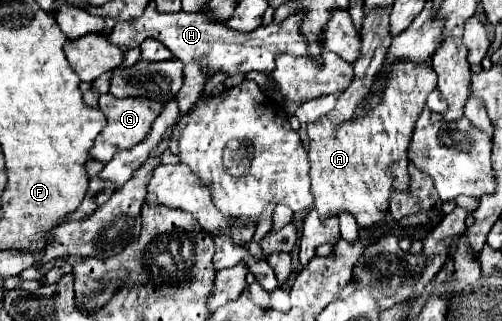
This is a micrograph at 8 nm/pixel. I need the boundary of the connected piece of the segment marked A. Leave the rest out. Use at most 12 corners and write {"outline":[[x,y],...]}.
{"outline":[[386,67],[382,103],[308,125],[320,219],[388,219],[436,73]]}

